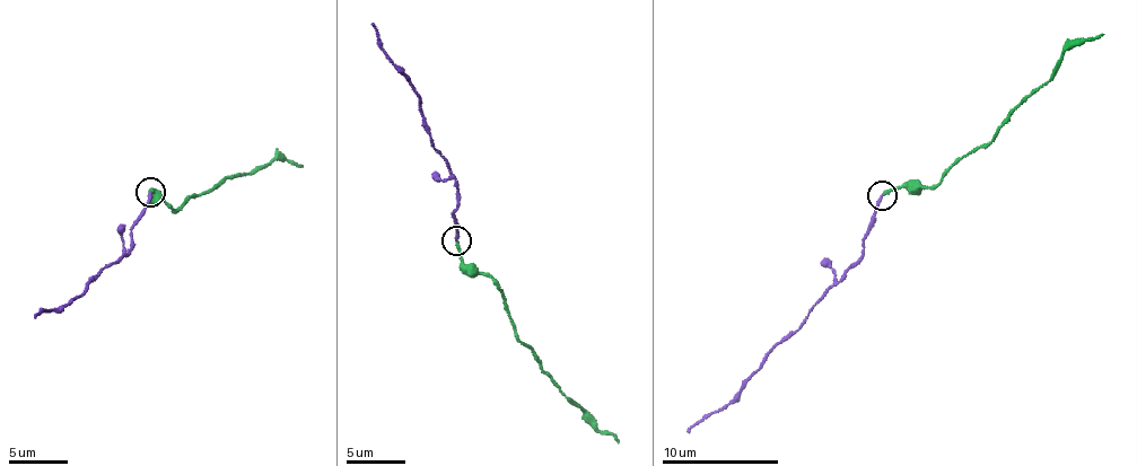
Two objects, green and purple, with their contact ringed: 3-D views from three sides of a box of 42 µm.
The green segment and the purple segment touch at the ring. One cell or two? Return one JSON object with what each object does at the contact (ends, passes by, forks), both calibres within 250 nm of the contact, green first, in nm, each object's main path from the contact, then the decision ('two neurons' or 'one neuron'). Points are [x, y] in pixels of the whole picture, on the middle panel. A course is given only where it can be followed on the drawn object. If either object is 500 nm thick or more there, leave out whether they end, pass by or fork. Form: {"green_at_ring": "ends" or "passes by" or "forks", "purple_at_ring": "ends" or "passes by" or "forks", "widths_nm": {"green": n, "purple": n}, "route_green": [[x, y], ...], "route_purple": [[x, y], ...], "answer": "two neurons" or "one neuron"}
{"green_at_ring": "ends", "purple_at_ring": "ends", "widths_nm": {"green": 200, "purple": 190}, "route_green": [[456, 242], [466, 265], [497, 283], [518, 341], [535, 350], [545, 374], [619, 443]], "route_purple": [[456, 242], [460, 226], [451, 214], [460, 199], [442, 155], [434, 147], [421, 103], [396, 70], [373, 23]], "answer": "one neuron"}

